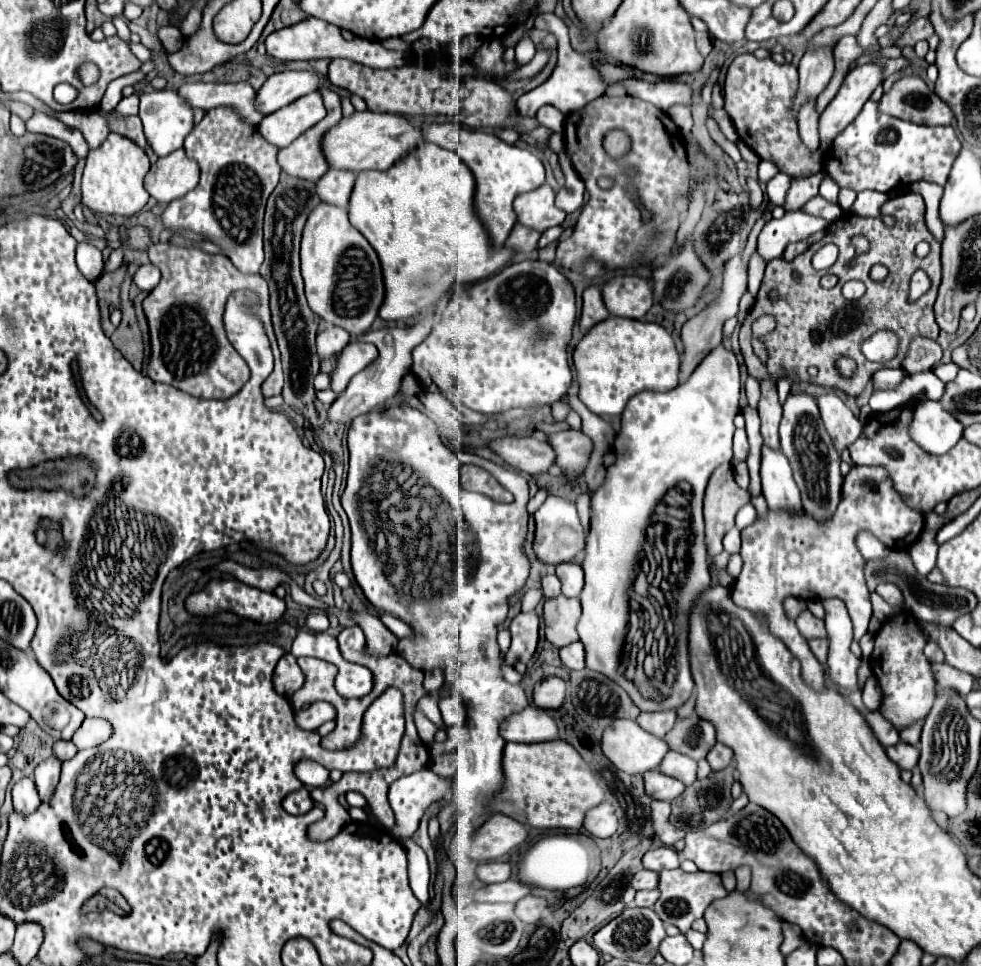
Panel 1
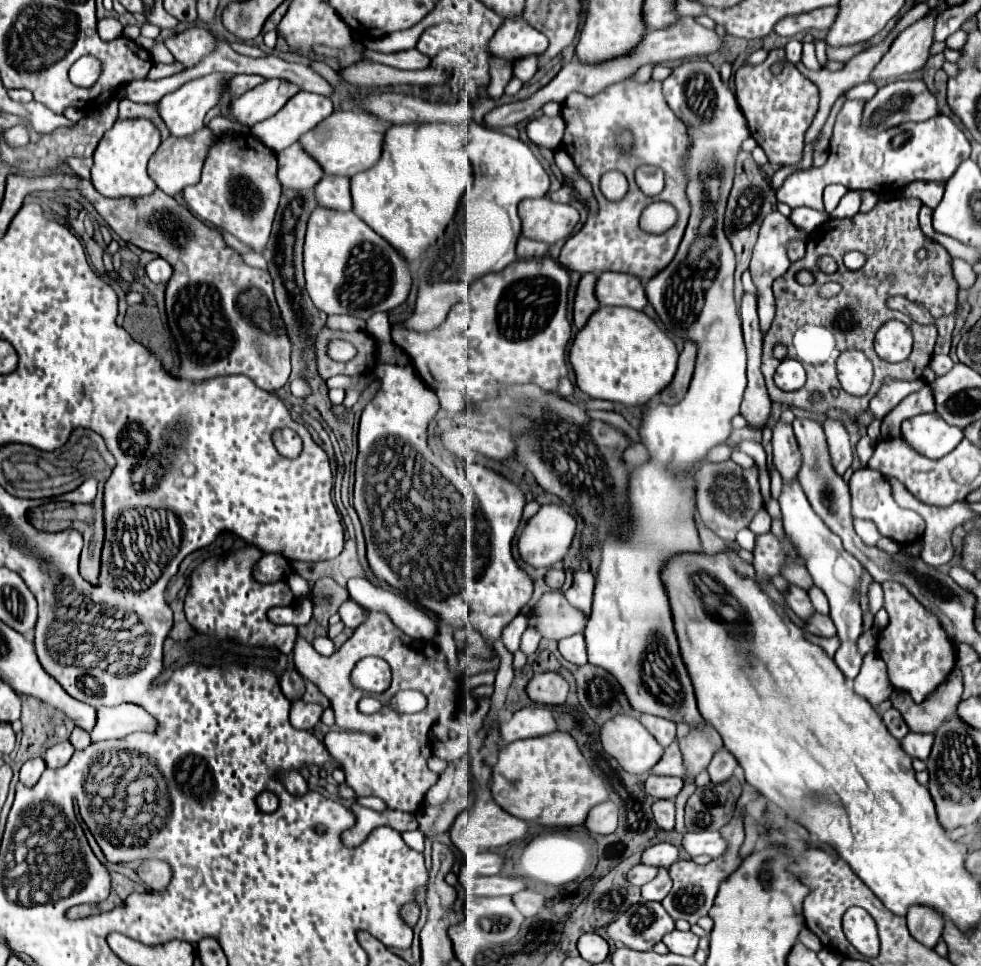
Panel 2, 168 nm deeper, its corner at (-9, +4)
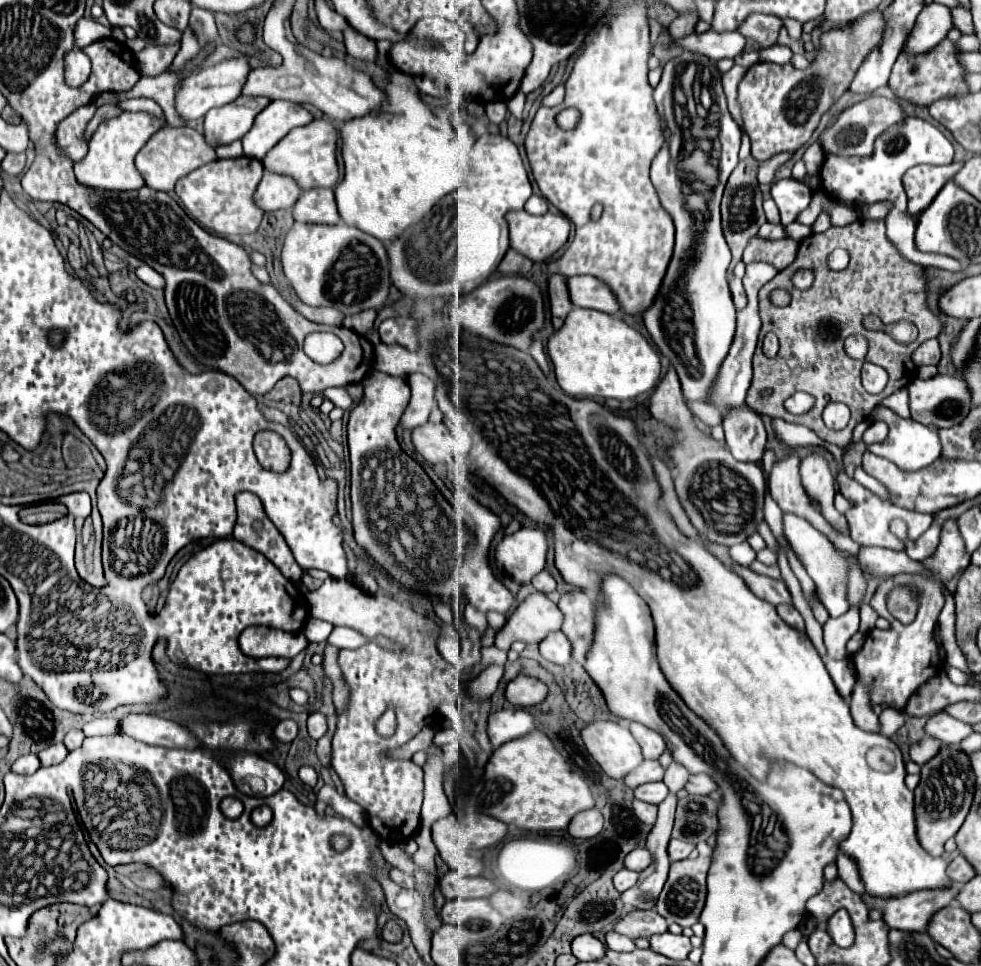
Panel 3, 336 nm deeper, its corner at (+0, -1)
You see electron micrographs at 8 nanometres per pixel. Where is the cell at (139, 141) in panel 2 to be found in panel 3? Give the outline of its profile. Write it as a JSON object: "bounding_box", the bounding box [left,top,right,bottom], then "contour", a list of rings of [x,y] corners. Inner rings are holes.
{"bounding_box":[75,112,165,190],"contour":[[[123,112],[117,118],[105,120],[89,138],[87,156],[75,164],[75,176],[81,184],[103,190],[139,190],[145,186],[139,170],[135,168],[135,156],[141,146],[163,126],[165,120],[147,112]]]}

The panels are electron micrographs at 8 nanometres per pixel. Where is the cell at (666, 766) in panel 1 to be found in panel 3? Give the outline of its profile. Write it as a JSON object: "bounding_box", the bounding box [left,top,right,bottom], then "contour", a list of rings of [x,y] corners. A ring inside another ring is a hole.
{"bounding_box":[623,760,663,788],"contour":[[[643,760],[641,766],[637,766],[637,770],[629,772],[623,782],[625,786],[629,788],[637,788],[641,784],[647,784],[647,782],[659,782],[663,780],[663,768],[659,766],[657,760]]]}

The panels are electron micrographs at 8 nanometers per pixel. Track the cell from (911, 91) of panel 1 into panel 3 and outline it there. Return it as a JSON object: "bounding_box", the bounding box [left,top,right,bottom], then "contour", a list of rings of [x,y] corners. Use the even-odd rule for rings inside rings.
{"bounding_box":[819,96,905,156],"contour":[[[869,96],[863,102],[843,110],[833,126],[825,128],[819,136],[819,144],[823,148],[823,154],[835,154],[835,156],[867,156],[873,152],[873,140],[887,130],[891,124],[897,124],[905,118],[901,106],[897,100],[887,100],[883,96]]]}

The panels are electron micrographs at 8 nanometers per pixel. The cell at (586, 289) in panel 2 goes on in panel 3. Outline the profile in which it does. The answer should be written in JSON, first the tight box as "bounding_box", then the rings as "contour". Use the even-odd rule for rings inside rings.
{"bounding_box":[547,274,573,330],"contour":[[[549,274],[547,290],[549,290],[549,302],[551,302],[551,324],[557,330],[563,326],[565,316],[573,308],[567,292],[567,278],[561,274]]]}

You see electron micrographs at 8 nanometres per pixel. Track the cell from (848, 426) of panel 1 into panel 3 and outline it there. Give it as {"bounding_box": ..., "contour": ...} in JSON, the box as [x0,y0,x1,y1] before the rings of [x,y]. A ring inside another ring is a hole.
{"bounding_box":[799,454,849,534],"contour":[[[813,454],[805,460],[801,460],[799,474],[801,474],[801,484],[805,486],[805,492],[809,494],[809,498],[813,502],[817,502],[817,506],[821,508],[821,514],[825,516],[825,520],[833,528],[843,530],[847,534],[849,532],[847,520],[833,508],[835,476],[831,474],[825,458],[819,456],[819,454]]]}

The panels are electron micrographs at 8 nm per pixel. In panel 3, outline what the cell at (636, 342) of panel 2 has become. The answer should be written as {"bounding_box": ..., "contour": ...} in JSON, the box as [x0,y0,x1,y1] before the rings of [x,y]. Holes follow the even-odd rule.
{"bounding_box":[547,308,661,400],"contour":[[[573,308],[565,324],[555,330],[547,340],[547,354],[553,362],[557,384],[573,398],[615,398],[615,400],[631,400],[643,392],[649,392],[657,386],[661,376],[661,362],[657,350],[631,326],[627,326],[619,316],[609,316],[599,310]]]}

